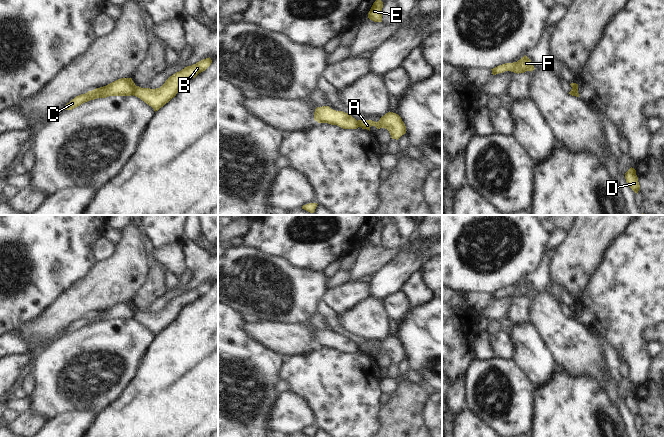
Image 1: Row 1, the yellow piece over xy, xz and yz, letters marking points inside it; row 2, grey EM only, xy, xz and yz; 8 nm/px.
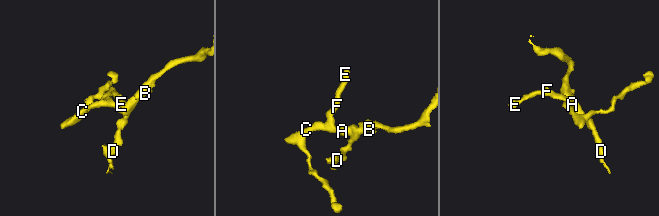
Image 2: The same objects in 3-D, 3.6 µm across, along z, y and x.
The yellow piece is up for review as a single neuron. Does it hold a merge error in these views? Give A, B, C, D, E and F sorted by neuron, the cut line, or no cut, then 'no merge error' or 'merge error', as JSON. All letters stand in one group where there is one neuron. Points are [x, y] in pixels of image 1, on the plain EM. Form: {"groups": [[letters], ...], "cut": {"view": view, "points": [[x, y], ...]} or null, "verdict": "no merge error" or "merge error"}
{"groups": [["A", "B", "D"], ["C", "E", "F"]], "cut": {"view": "xy", "points": [[136, 310], [131, 318]]}, "verdict": "merge error"}

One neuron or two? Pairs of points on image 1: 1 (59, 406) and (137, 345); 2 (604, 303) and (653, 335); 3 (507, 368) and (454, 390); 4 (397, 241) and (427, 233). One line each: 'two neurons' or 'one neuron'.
1: one neuron
2: two neurons
3: two neurons
4: two neurons

